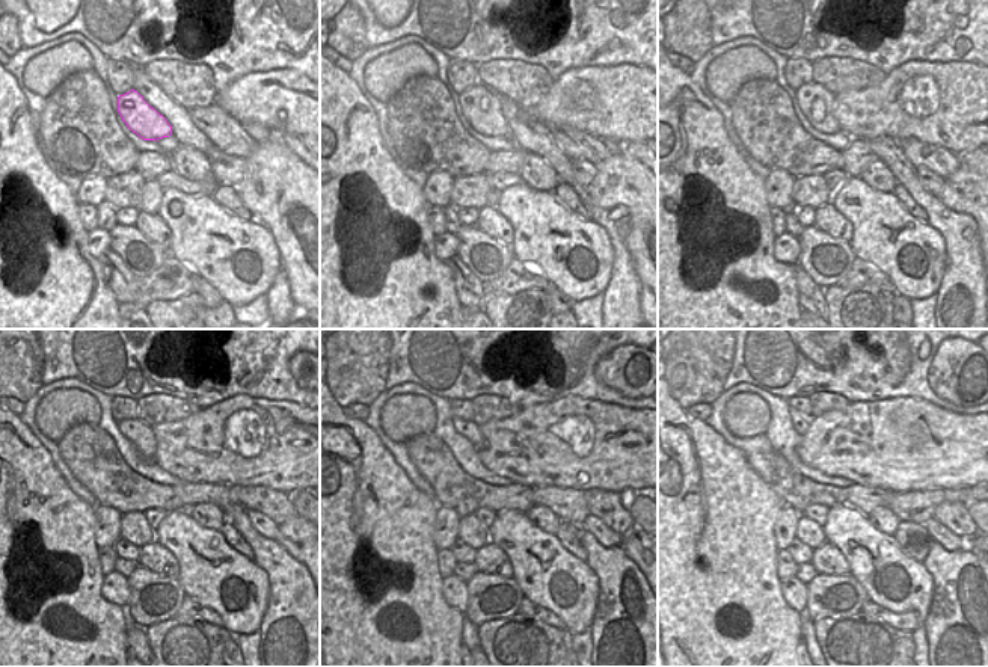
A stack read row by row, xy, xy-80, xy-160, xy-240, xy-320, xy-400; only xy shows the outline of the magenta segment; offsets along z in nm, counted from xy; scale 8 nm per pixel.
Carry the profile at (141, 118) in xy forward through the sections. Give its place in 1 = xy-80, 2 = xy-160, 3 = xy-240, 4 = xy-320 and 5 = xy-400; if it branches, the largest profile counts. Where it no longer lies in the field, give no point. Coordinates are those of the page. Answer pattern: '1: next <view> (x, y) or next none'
1: next xy-80 (481, 107)
2: next xy-160 (816, 103)
3: next xy-240 (141, 435)
4: next xy-320 (468, 429)
5: next xy-400 (800, 423)

